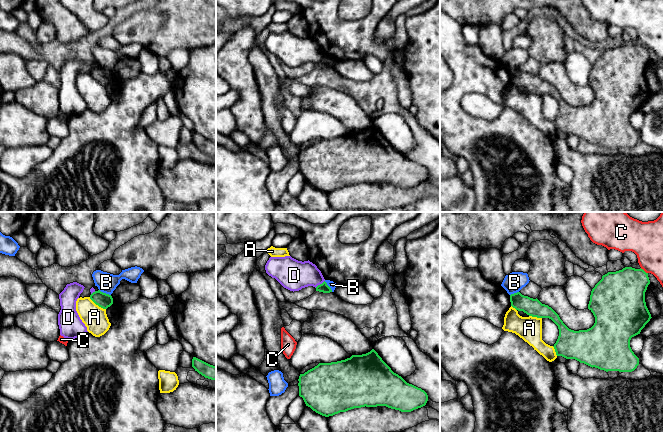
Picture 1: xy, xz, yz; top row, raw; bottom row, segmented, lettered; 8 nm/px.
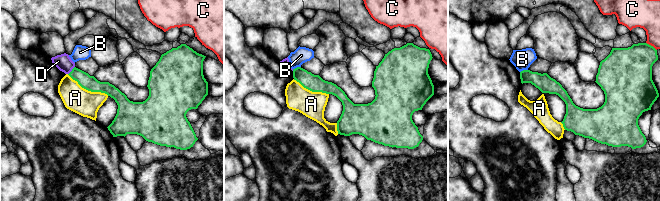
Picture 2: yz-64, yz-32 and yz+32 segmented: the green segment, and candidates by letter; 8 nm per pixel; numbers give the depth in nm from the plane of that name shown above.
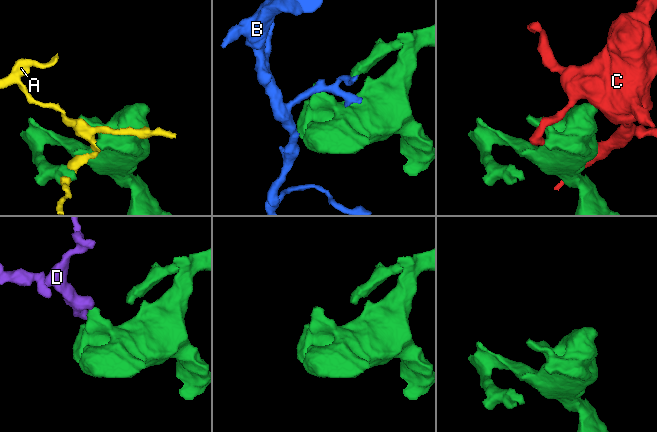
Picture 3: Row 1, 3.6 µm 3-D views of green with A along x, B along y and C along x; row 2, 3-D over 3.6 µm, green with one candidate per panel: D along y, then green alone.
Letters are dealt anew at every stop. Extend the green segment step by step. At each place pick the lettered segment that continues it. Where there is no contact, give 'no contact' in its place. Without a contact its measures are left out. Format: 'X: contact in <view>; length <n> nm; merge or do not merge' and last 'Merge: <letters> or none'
A: contact in xy; length 170 nm; do not merge
B: contact in xy; length 110 nm; do not merge
C: contact in yz; length 80 nm; do not merge
D: contact in xz; length 100 nm; do not merge
Merge: none

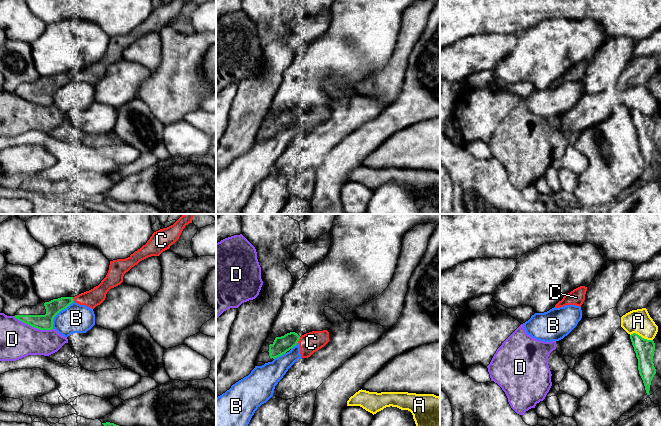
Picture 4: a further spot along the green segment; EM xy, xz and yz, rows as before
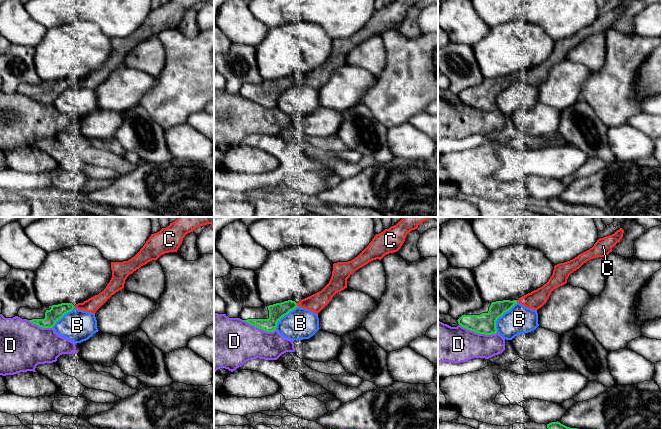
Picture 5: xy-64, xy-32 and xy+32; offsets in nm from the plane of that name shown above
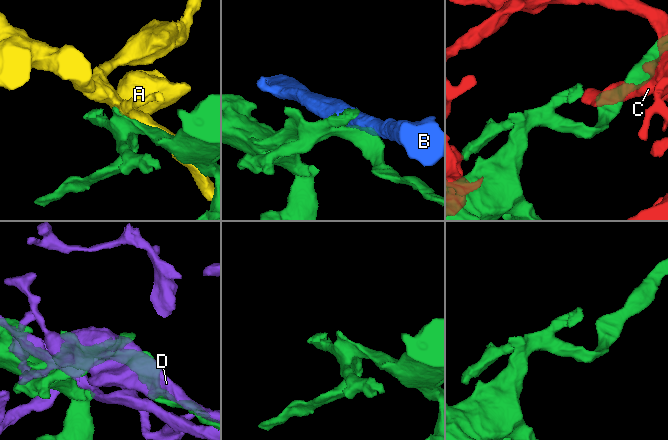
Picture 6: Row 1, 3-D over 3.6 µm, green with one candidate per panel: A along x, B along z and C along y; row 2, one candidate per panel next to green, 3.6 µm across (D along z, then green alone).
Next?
A: contact in yz; length 190 nm; do not merge
B: contact in xy; length 280 nm; do not merge
C: contact in xz; length 50 nm; merge
D: contact in xy; length 340 nm; do not merge
Merge: C

